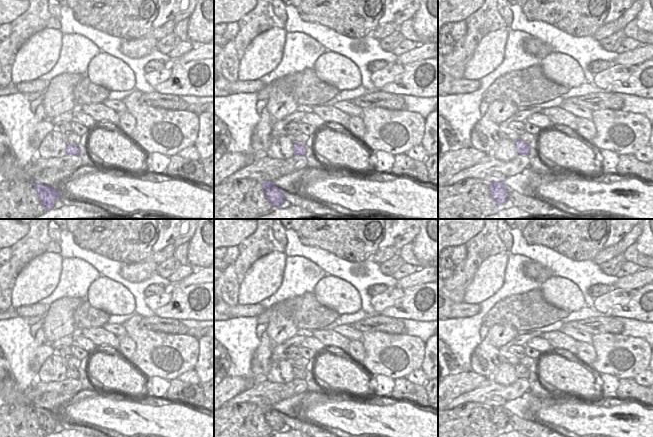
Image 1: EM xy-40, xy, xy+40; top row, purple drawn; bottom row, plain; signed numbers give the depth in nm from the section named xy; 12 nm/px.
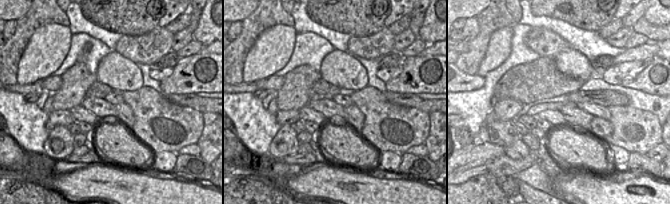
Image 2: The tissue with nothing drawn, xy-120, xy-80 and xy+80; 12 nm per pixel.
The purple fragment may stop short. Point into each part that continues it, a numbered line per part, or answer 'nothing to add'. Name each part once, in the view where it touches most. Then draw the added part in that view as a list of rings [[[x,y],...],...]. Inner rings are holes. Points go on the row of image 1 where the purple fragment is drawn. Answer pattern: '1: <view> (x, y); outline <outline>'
nothing to add

